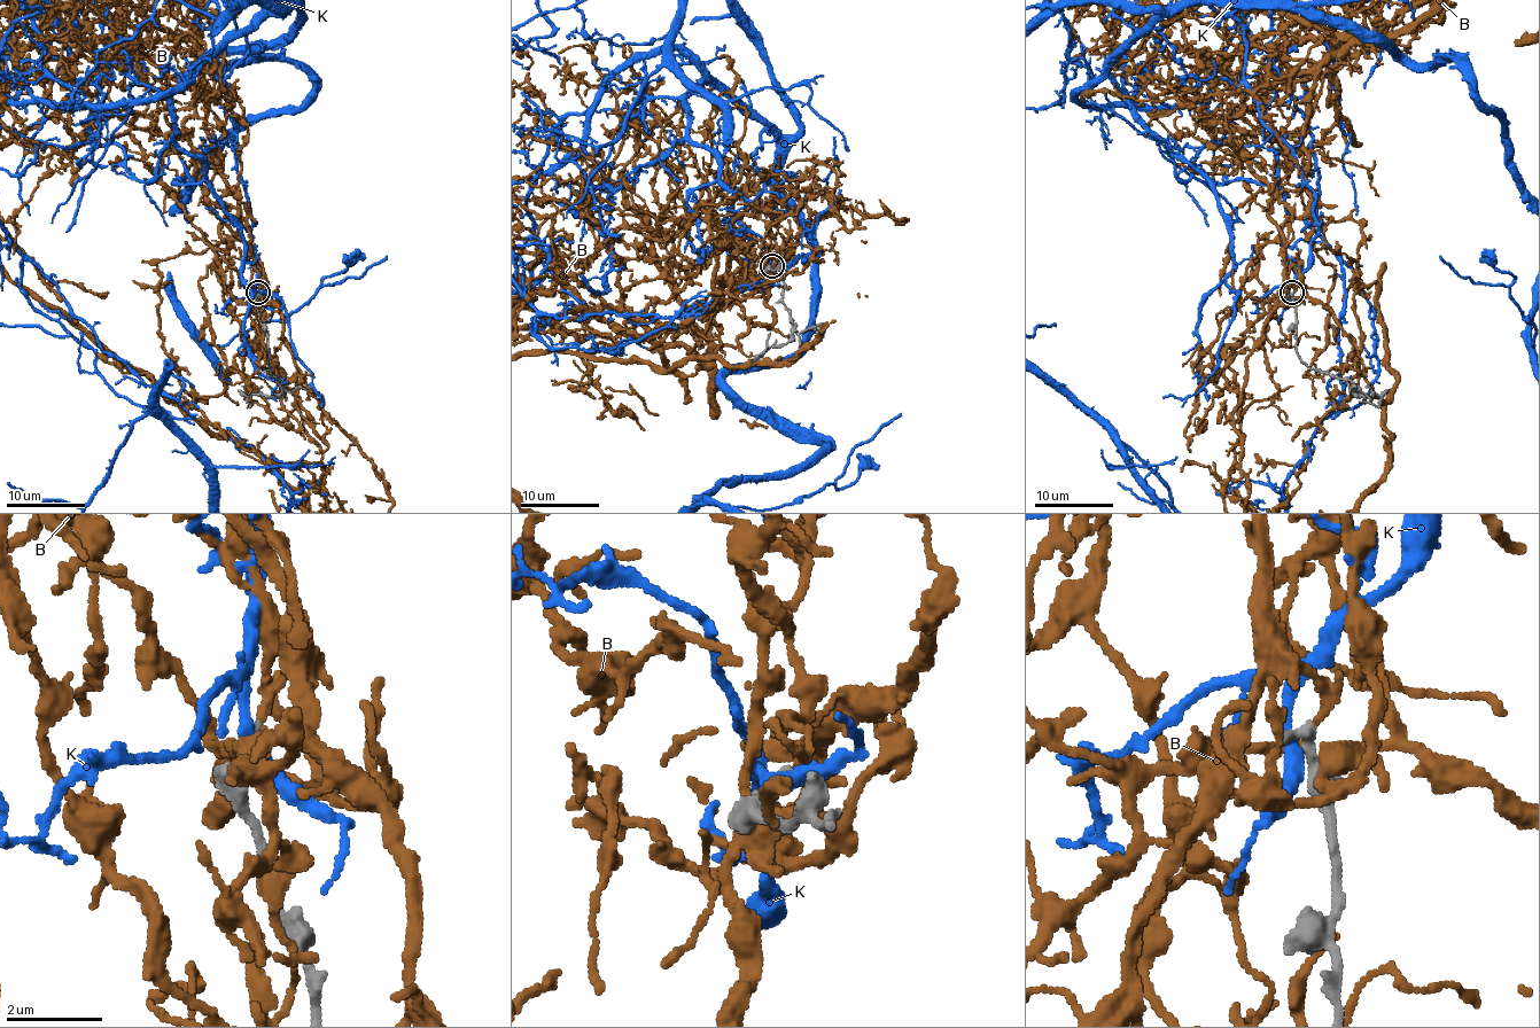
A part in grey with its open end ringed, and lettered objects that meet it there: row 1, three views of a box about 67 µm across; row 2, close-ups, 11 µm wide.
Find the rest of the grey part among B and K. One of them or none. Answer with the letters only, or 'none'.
B

